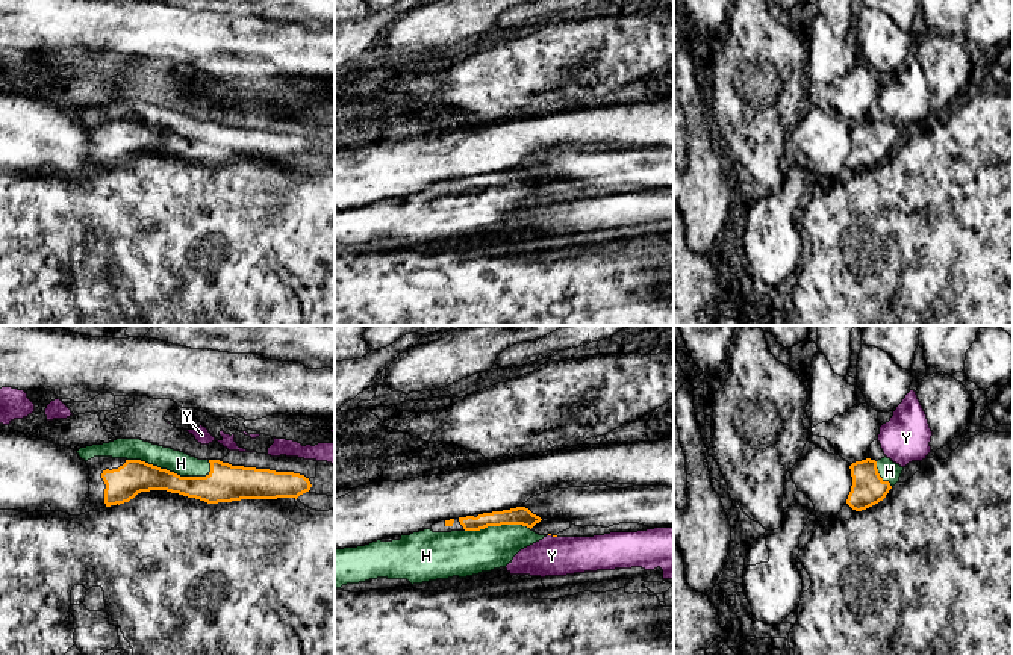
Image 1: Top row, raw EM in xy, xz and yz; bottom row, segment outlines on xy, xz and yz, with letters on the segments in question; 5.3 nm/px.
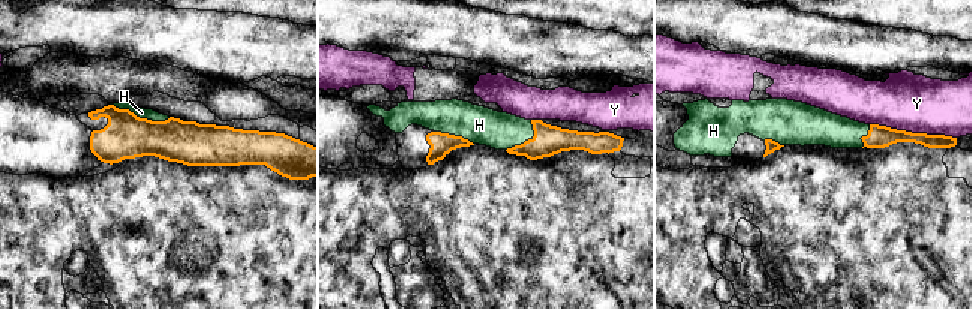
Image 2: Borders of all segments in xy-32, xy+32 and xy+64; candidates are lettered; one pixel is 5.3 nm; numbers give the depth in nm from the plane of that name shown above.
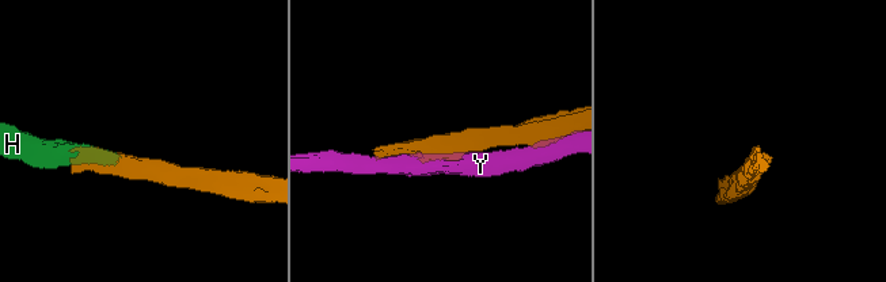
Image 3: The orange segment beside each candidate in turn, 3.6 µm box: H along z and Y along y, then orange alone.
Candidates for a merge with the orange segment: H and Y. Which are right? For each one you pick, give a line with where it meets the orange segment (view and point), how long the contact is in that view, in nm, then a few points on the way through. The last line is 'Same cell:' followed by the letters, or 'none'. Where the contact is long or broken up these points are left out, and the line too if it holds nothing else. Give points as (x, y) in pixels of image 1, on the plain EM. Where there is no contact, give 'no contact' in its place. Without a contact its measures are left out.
H: meets orange in xy at (168, 132); contact 460 nm long
Same cell: H

